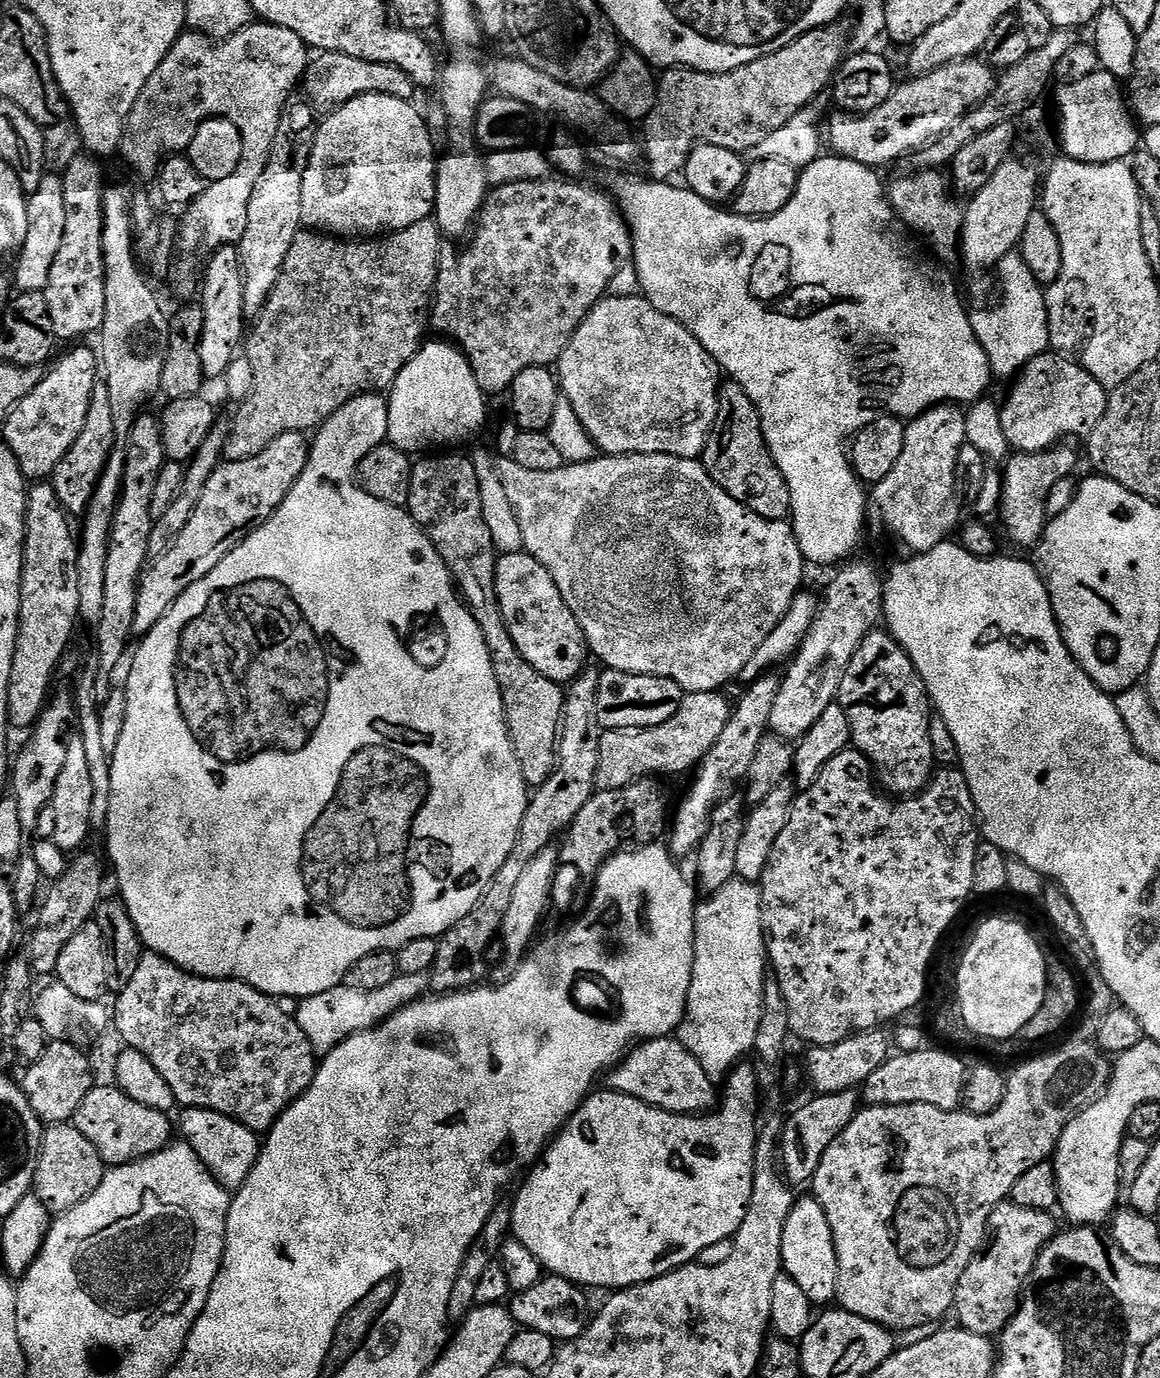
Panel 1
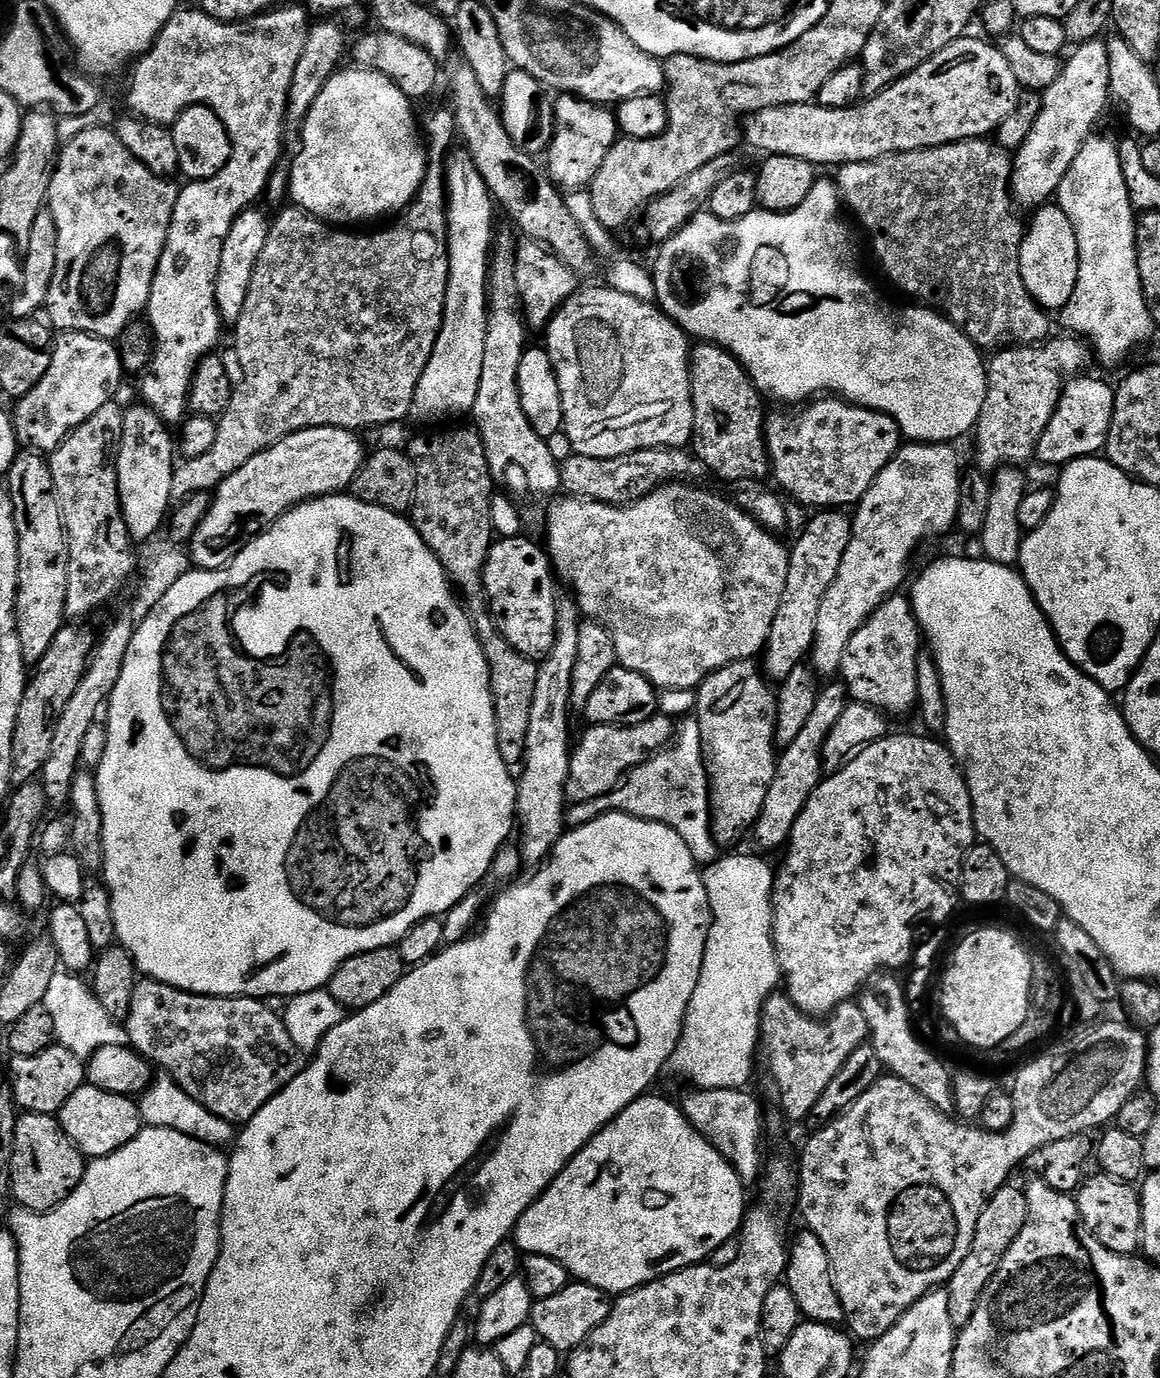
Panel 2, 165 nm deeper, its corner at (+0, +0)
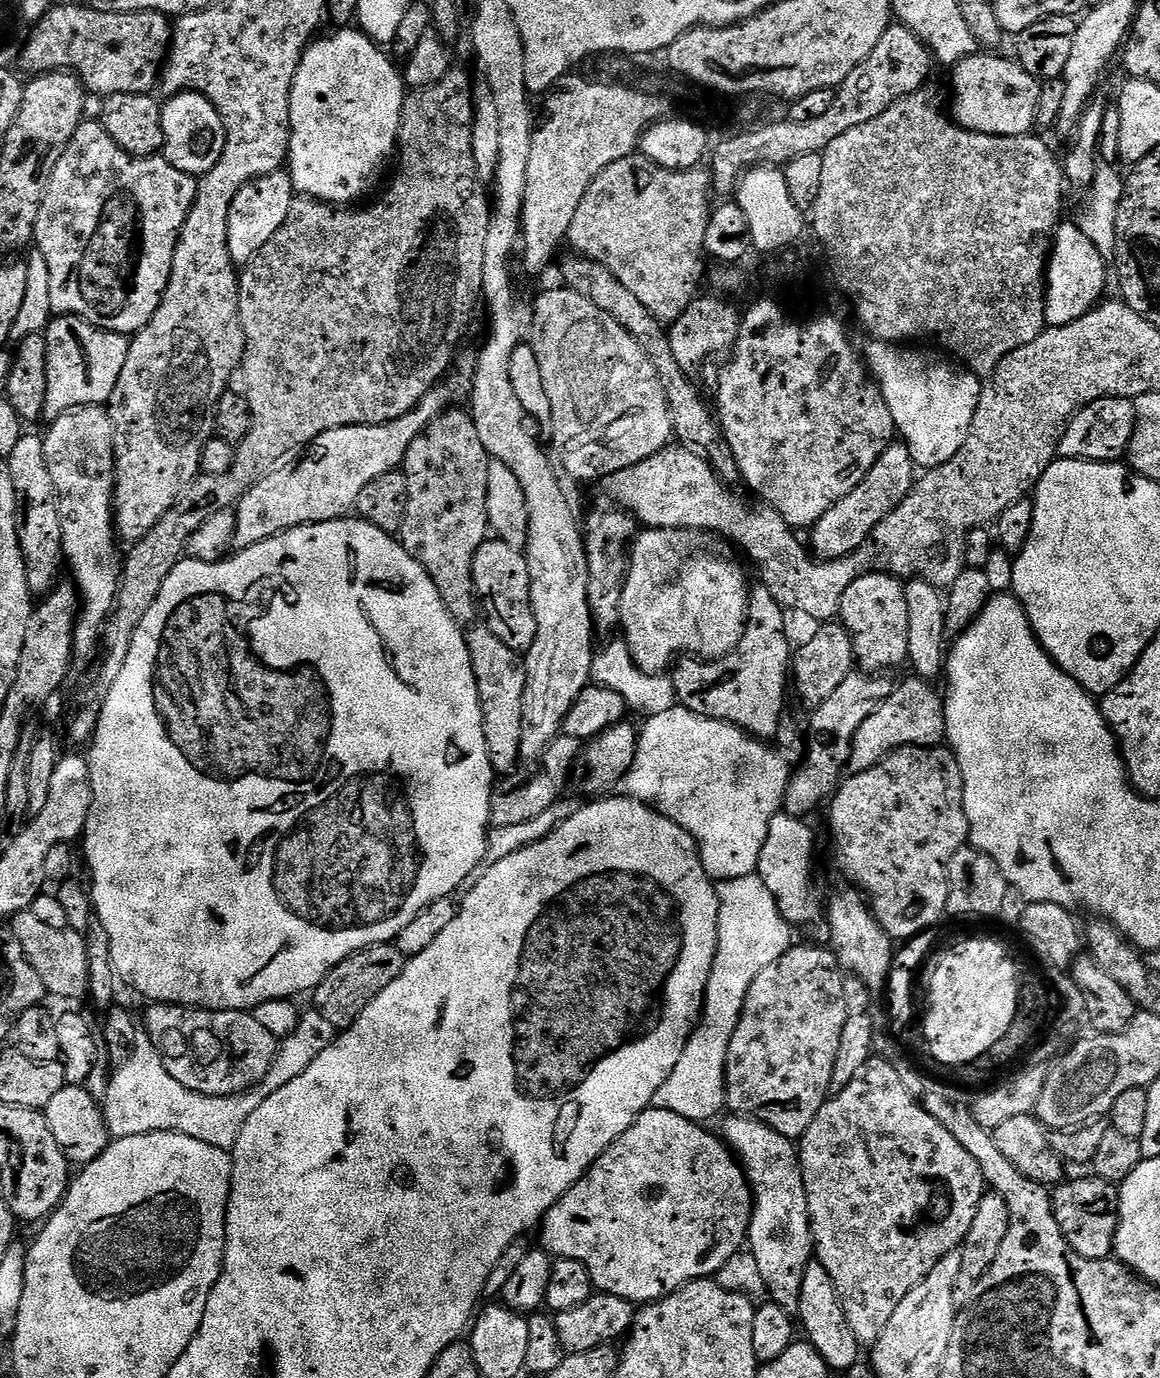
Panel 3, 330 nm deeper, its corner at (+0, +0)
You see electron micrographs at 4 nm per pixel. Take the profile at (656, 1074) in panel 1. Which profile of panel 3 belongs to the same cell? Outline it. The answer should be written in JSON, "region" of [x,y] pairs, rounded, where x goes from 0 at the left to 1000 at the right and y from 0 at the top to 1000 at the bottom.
{"region":[[[628,808],[623,813],[622,827],[633,837],[638,847],[641,848],[641,854],[648,863],[648,886],[645,890],[644,908],[648,909],[651,915],[653,916],[654,924],[657,925],[657,929],[661,935],[661,943],[666,946],[674,948],[678,952],[689,953],[691,927],[695,919],[702,914],[700,893],[695,875],[695,858],[691,855],[690,845],[690,834],[681,825],[671,823],[671,820],[667,820],[660,814],[651,813],[648,810]]]}

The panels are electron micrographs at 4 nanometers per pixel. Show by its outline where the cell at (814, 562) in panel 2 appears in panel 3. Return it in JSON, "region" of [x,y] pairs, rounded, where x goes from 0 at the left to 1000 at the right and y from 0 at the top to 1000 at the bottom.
{"region":[[[770,321],[760,329],[760,332],[757,332],[757,335],[750,338],[750,344],[747,344],[747,347],[740,350],[740,353],[736,353],[736,356],[733,356],[733,358],[729,358],[726,364],[719,364],[719,367],[716,367],[716,370],[712,370],[709,376],[705,376],[705,379],[698,385],[699,400],[707,406],[722,406],[740,399],[740,396],[743,396],[743,393],[752,389],[753,382],[757,382],[757,379],[760,379],[764,373],[770,372],[783,361],[791,348],[791,340],[783,323]]]}

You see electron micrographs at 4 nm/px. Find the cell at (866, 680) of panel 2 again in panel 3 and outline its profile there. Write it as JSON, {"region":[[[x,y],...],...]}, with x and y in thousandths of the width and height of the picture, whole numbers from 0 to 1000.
{"region":[[[747,415],[743,419],[733,422],[729,431],[726,431],[723,452],[732,459],[736,466],[738,482],[749,489],[762,489],[765,485],[772,485],[783,478],[784,453],[781,446],[781,431],[779,424],[773,419],[766,418],[765,415]]]}

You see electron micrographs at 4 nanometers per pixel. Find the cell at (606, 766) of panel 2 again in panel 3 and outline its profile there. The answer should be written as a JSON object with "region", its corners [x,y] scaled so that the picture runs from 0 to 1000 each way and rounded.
{"region":[[[482,533],[478,538],[472,540],[469,545],[467,555],[469,558],[463,562],[459,566],[453,569],[434,569],[425,571],[424,573],[424,597],[423,600],[444,599],[454,597],[457,594],[464,594],[470,588],[474,588],[478,582],[481,582],[489,575],[490,565],[493,563],[493,557],[497,557],[502,549],[502,538],[498,536],[491,536],[488,533]]]}

